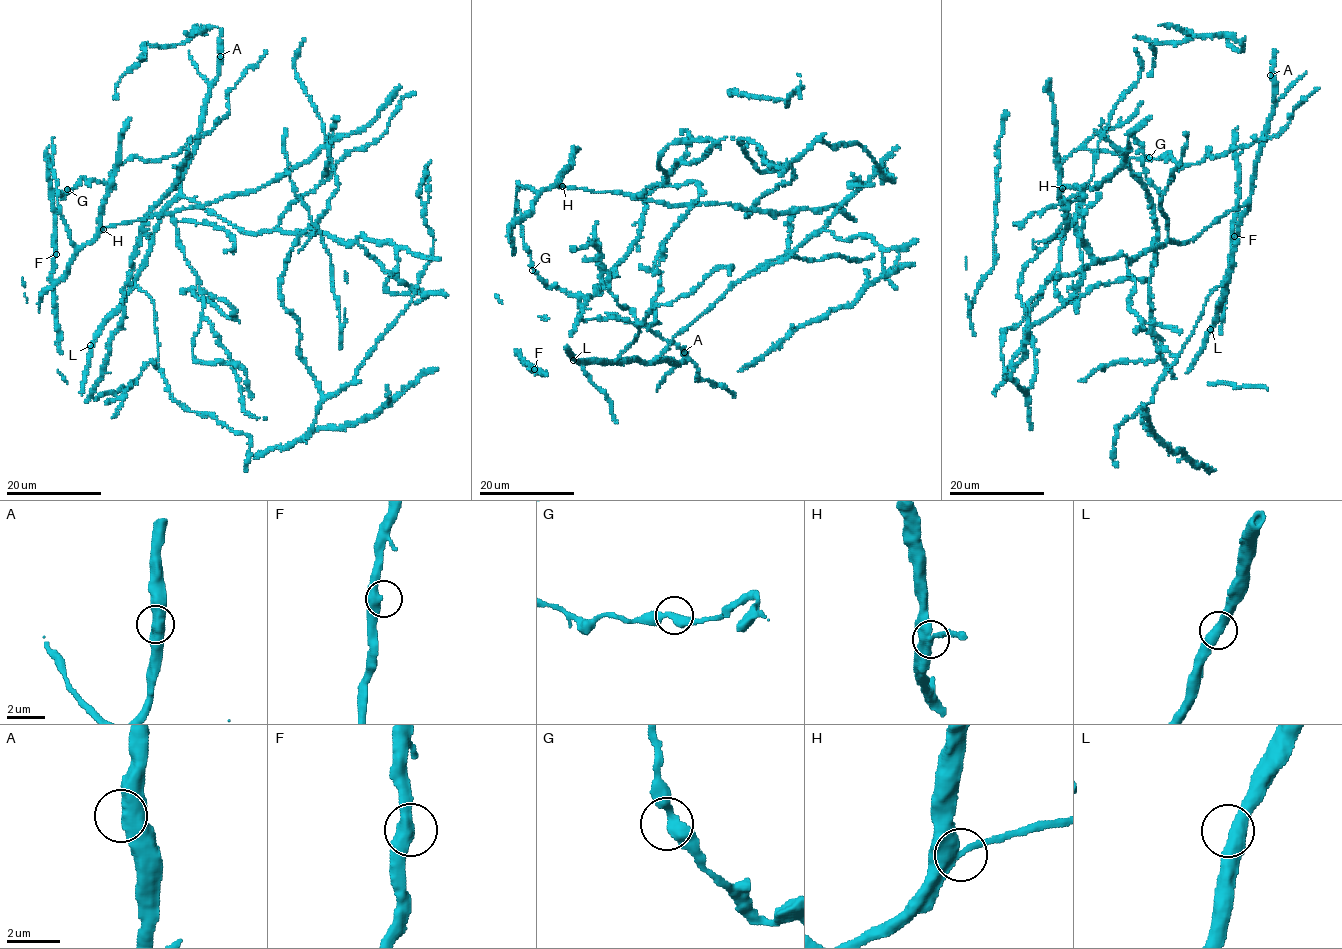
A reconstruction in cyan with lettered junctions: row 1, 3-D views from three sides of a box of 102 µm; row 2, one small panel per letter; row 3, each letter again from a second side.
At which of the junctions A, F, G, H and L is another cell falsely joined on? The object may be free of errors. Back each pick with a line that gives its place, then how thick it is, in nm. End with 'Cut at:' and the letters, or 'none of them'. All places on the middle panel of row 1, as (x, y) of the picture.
Cut at: none of them

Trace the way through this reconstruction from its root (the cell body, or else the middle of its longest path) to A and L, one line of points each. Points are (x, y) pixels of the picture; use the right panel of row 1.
A: (1162, 212), (1168, 239), (1182, 242), (1193, 240), (1249, 199), (1251, 177), (1274, 108), (1270, 75)
L: (1162, 212), (1168, 239), (1182, 242), (1193, 240), (1225, 213), (1248, 206), (1239, 226), (1225, 297), (1210, 329)

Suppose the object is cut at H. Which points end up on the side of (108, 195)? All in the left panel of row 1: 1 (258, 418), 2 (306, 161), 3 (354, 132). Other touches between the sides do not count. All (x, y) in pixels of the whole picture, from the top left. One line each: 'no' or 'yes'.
1: no
2: no
3: no

